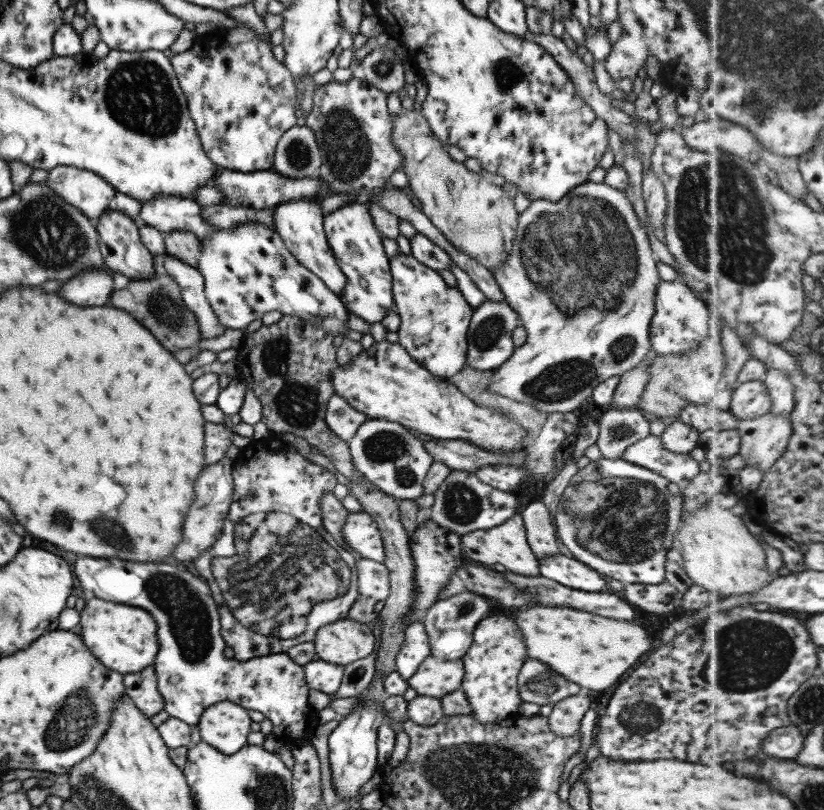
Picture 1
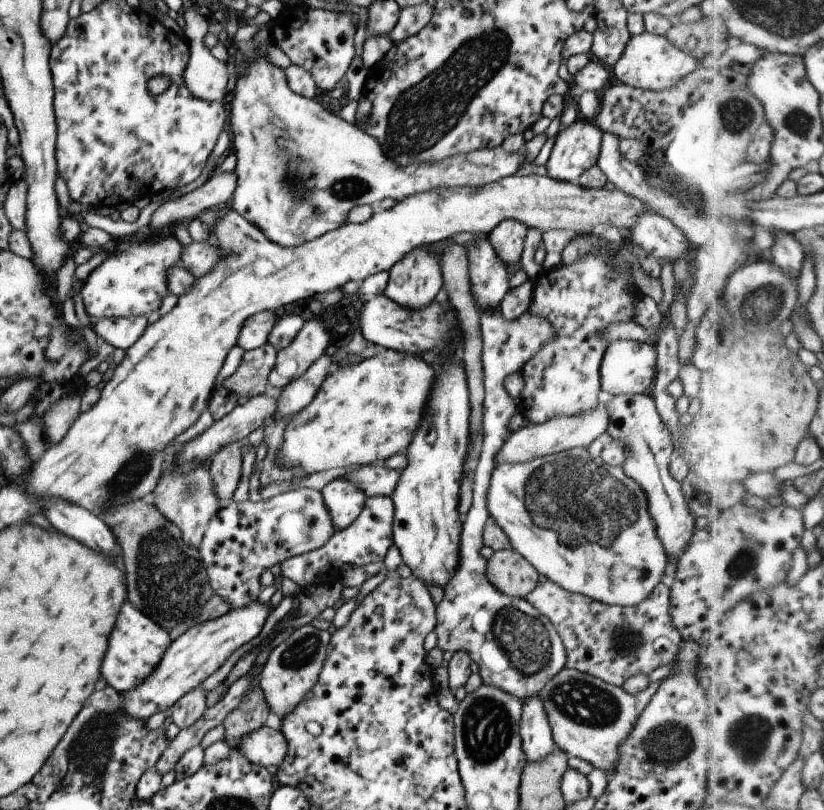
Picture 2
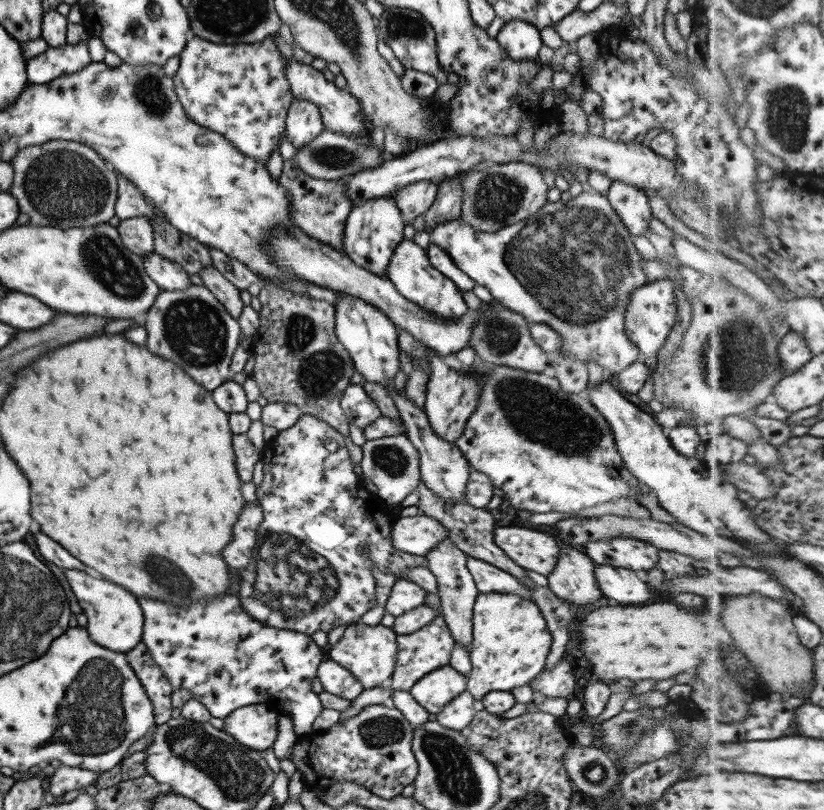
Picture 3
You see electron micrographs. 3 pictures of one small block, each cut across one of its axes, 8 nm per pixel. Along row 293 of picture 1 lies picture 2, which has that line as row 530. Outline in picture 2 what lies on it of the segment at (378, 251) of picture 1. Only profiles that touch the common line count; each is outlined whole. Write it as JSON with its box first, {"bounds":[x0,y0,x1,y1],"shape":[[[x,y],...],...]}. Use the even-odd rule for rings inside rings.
{"bounds":[280,496,394,590],"shape":[[[390,496],[367,497],[357,518],[343,530],[336,531],[321,548],[287,558],[280,564],[281,576],[295,582],[299,590],[307,586],[334,582],[331,570],[340,573],[349,566],[382,563],[385,551],[392,544],[394,506]]]}

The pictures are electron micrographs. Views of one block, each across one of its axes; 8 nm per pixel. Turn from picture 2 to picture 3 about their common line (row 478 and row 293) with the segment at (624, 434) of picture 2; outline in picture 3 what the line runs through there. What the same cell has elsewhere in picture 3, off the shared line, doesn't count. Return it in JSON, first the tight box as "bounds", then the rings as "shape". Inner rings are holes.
{"bounds":[623,278,677,371],"shape":[[[667,278],[647,282],[630,294],[624,312],[623,326],[625,334],[639,349],[640,359],[651,371],[654,370],[657,364],[657,351],[661,348],[662,342],[669,335],[676,322],[677,309],[674,289],[674,282]]]}

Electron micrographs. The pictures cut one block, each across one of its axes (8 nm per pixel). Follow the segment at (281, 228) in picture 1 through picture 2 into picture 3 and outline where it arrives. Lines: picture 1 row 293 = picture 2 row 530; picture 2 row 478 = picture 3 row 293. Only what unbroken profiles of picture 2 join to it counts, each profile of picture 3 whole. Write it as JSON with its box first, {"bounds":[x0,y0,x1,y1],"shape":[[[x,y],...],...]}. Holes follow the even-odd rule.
{"bounds":[332,291,399,388],"shape":[[[336,291],[336,301],[332,304],[335,316],[334,333],[337,340],[351,357],[355,372],[359,372],[365,382],[369,381],[383,388],[391,386],[399,361],[397,329],[386,316],[364,299],[352,297]]]}

